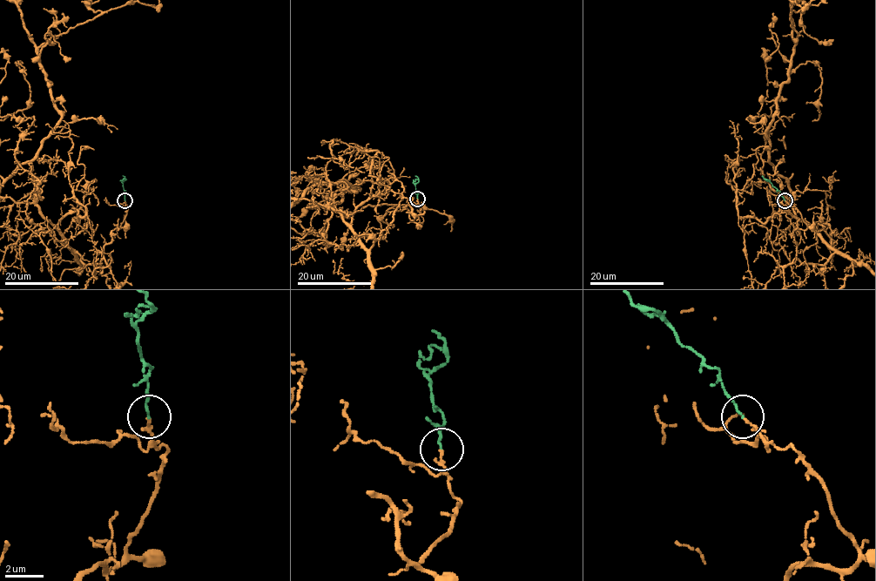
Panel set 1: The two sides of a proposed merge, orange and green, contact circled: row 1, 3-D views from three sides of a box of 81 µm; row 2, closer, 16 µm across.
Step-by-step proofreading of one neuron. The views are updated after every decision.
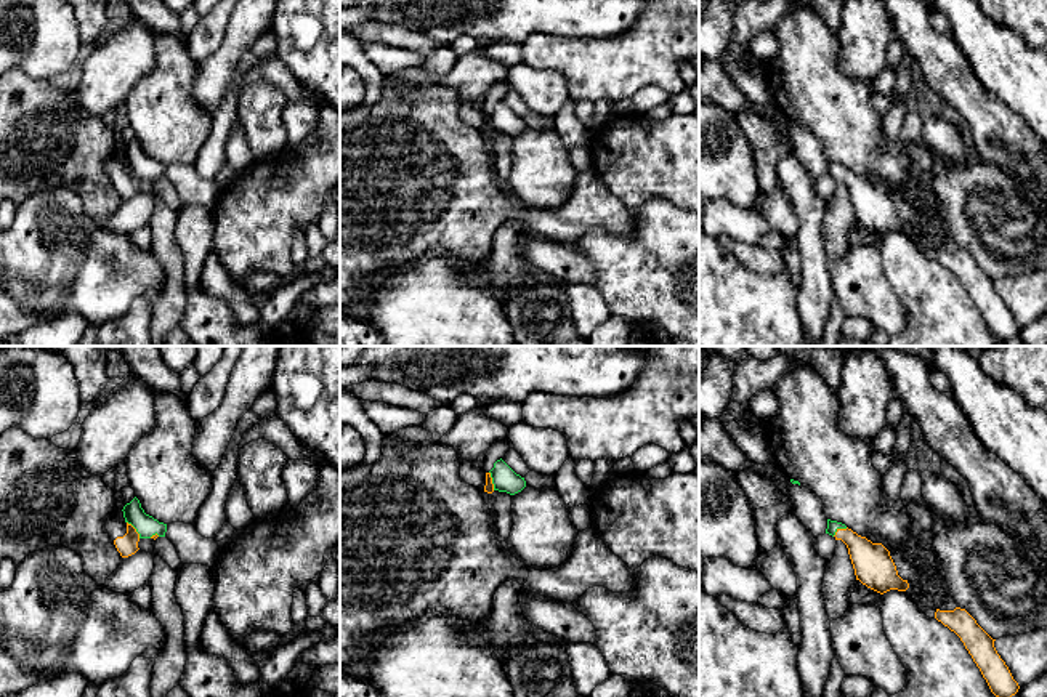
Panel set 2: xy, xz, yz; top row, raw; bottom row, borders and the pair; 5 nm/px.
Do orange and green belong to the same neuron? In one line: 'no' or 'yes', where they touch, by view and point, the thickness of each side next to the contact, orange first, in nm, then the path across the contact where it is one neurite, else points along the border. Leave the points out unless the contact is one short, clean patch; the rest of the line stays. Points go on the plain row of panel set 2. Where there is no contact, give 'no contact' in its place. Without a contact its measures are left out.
yes; meets orange in xy at (135, 170); 110 nm thick on the orange side, 110 nm on the other; runs through xy (127, 186), (135, 170), (146, 167)

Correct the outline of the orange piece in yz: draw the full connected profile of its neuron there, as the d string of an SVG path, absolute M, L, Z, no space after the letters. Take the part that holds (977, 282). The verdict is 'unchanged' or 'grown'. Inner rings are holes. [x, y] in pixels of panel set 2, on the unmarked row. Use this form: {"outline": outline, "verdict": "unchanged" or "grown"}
{"outline": "M936 250L935 260L960 279L996 338L1007 341L1018 333L1018 324L994 288L996 280L965 250Z", "verdict": "unchanged"}

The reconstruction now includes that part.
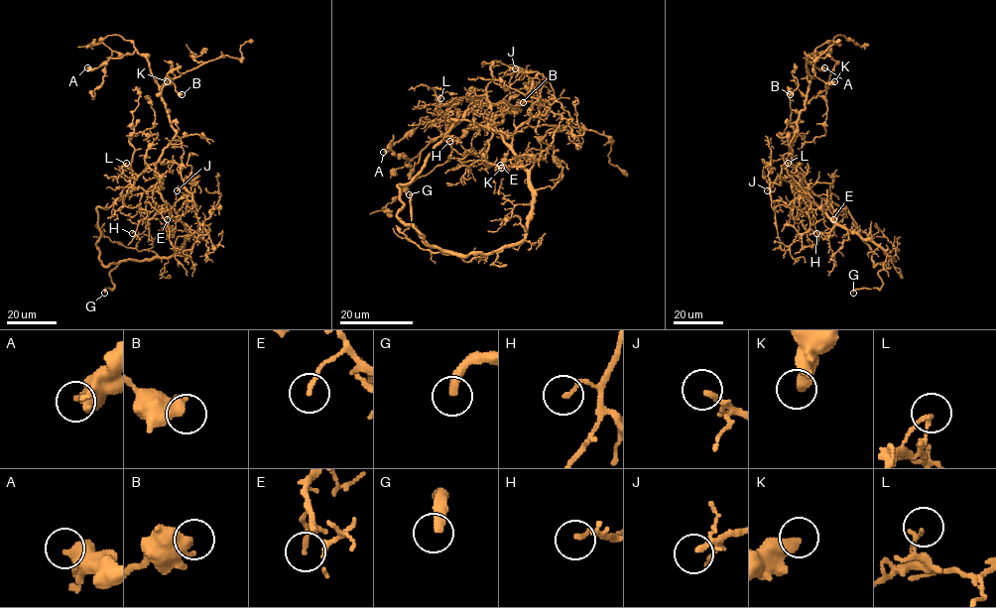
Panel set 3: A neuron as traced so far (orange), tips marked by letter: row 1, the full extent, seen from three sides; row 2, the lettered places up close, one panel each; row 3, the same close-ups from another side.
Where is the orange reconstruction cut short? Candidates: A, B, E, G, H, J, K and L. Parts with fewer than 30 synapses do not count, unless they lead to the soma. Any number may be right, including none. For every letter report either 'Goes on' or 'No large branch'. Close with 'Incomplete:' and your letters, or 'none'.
A: No large branch
B: No large branch
E: No large branch
G: Goes on
H: No large branch
J: Goes on
K: No large branch
L: No large branch
Incomplete: G, J

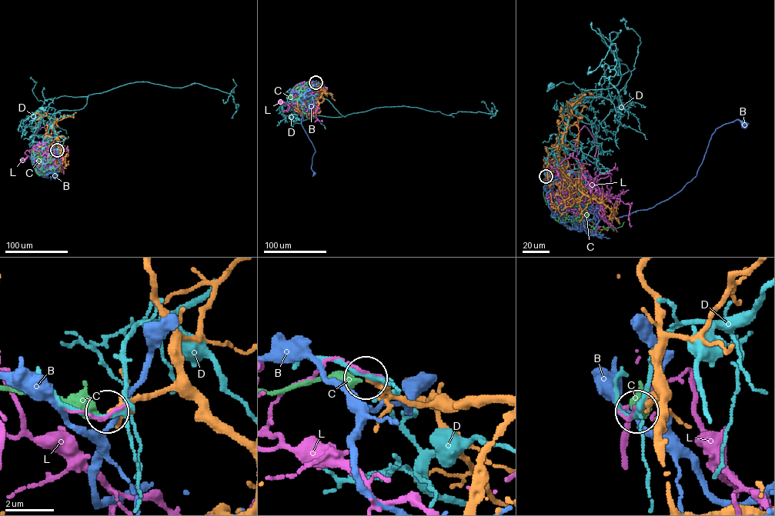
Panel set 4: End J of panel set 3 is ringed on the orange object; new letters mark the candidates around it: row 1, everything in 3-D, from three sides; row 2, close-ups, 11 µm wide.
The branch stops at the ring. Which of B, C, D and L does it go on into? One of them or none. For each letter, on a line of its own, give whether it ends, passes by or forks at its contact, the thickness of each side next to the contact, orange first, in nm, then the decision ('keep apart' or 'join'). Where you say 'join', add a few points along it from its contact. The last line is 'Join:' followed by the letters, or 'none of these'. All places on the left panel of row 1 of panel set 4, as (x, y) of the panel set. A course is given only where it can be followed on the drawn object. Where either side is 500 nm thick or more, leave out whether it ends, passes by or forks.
B: it passes by; 150 nm thick on the orange side, 170 nm on the other; keep apart
C: it ends there; 140 nm thick on the orange side, 420 nm on the other; keep apart
D: it forks there; 170 nm thick on the orange side, 200 nm on the other; keep apart
L: it ends there; 140 nm thick on the orange side, 140 nm on the other; keep apart
Join: none of these

